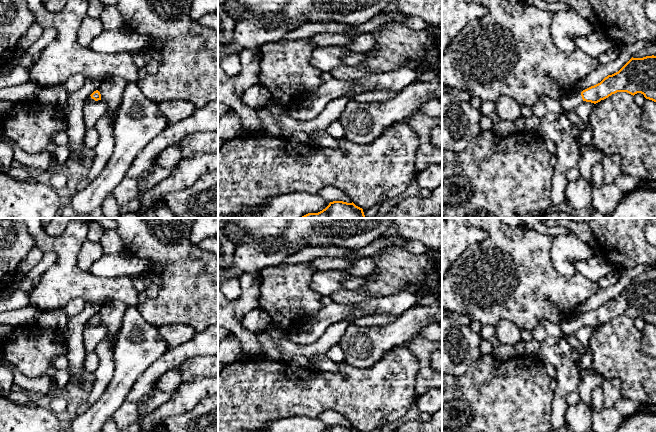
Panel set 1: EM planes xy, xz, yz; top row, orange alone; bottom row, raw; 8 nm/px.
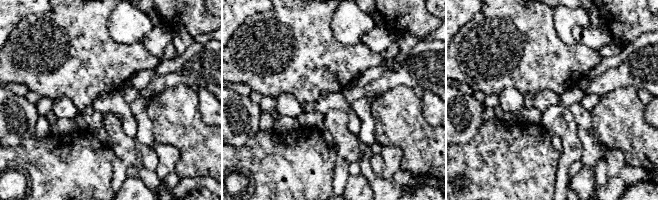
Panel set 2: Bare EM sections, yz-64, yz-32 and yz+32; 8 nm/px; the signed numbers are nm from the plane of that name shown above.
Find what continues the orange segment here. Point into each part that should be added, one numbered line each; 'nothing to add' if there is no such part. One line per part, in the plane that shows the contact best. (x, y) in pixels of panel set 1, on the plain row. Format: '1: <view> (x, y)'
1: yz (569, 325)

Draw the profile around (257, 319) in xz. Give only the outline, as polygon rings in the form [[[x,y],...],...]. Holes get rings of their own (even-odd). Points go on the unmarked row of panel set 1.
[[[256,307],[245,315],[242,326],[249,331],[261,331],[272,323],[269,314],[261,307]]]

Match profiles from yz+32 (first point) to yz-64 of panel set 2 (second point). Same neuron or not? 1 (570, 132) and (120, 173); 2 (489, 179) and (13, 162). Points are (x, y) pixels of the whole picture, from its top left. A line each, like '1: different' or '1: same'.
1: same
2: same

